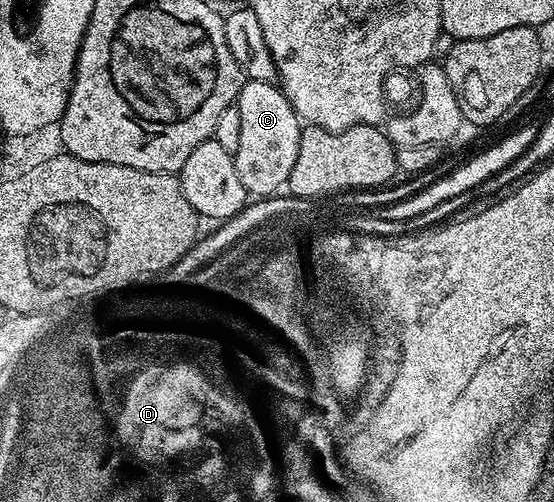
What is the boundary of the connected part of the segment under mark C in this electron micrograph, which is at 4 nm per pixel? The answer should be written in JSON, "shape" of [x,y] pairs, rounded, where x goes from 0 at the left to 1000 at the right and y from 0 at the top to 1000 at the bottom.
{"shape":[[[448,157],[442,163],[422,211],[430,217],[430,225],[437,225],[435,277],[431,277],[430,297],[422,305],[430,353],[437,353],[437,369],[455,392],[496,390],[500,384],[511,382],[520,369],[523,337],[531,337],[531,321],[538,321],[538,289],[545,259],[542,231],[534,227],[525,201],[516,195],[511,179],[496,163],[482,165],[464,157]]]}

